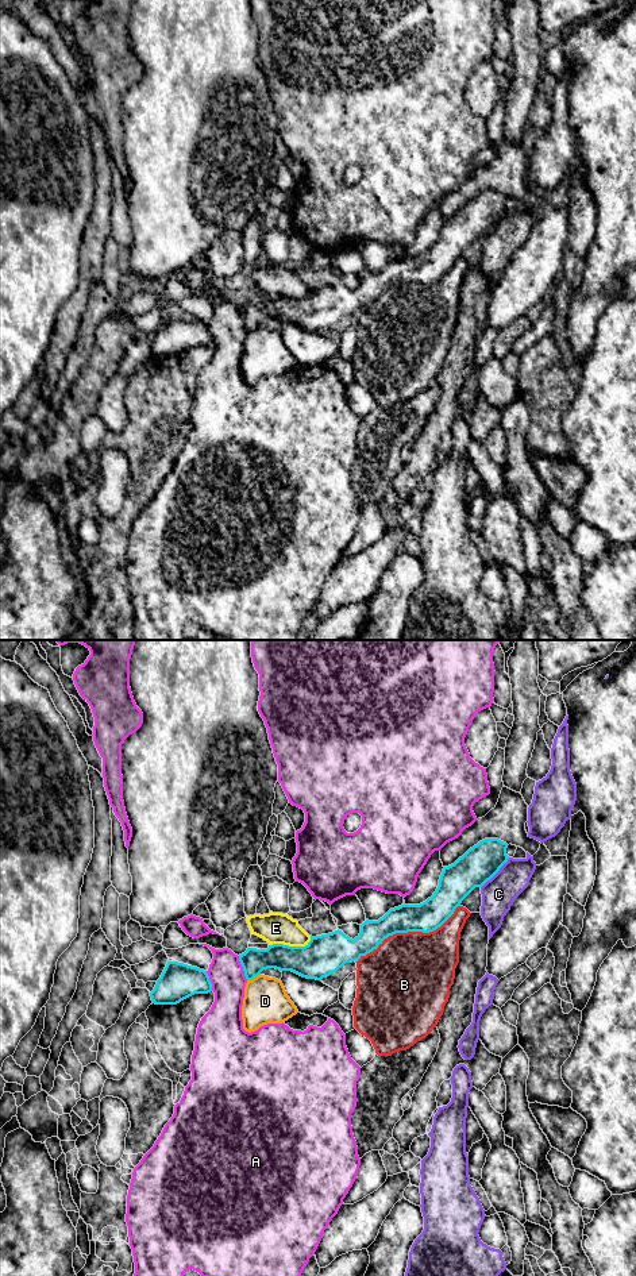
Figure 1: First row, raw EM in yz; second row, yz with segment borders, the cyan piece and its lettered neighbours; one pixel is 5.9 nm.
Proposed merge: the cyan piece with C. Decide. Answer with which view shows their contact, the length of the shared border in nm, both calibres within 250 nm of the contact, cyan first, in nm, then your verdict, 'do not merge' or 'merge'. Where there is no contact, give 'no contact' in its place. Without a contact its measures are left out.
contact in yz; length 260 nm; calibres 220 and 200 nm; do not merge

